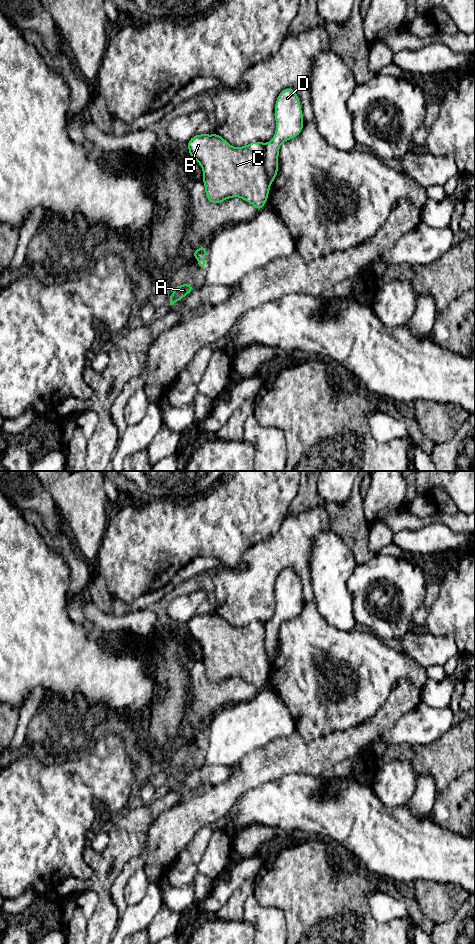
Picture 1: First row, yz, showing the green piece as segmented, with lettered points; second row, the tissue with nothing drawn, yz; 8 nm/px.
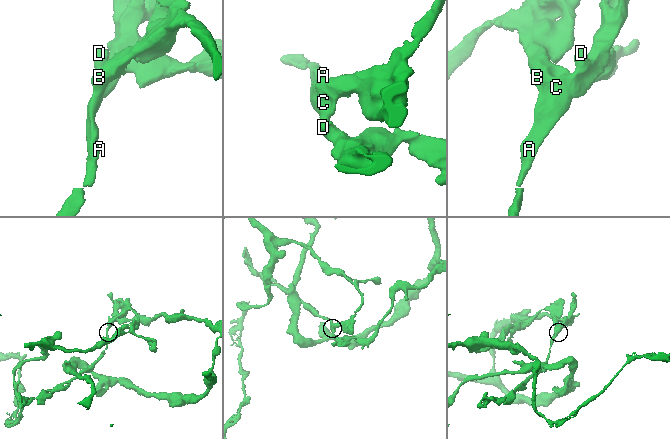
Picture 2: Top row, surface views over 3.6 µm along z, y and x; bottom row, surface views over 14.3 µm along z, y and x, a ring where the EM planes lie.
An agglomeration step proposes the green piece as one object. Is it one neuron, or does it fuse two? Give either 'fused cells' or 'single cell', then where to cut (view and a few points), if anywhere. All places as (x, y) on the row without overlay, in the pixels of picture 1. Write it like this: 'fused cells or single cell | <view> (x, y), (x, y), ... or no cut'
fused cells | yz (265, 624), (265, 652), (270, 664)

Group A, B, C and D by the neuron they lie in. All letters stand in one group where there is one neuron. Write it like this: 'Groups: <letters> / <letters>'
Groups: A B C / D

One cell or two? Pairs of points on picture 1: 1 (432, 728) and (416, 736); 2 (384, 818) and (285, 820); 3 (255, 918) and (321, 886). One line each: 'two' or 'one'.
1: one
2: one
3: two

